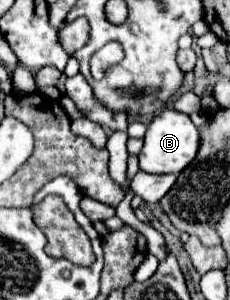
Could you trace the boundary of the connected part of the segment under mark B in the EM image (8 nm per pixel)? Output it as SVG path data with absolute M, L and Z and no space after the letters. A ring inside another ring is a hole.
M163 109L159 115L153 117L151 125L145 133L145 145L139 155L139 167L145 173L165 175L165 173L181 173L197 155L201 137L189 115L179 113L175 109Z

